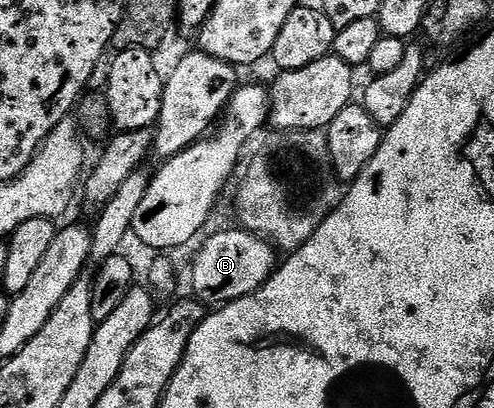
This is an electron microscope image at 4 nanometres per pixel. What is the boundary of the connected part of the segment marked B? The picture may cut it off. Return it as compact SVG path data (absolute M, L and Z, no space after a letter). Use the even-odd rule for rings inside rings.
M235 227L210 236L197 253L192 265L195 296L207 306L225 306L232 300L253 295L274 274L278 260L275 248L249 231Z

